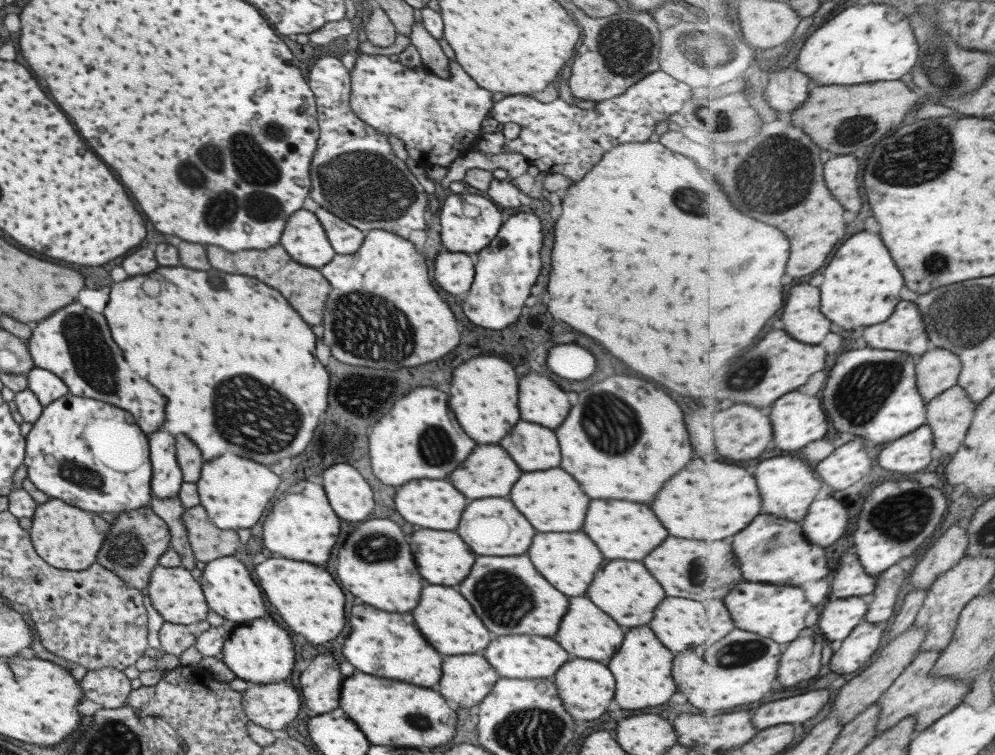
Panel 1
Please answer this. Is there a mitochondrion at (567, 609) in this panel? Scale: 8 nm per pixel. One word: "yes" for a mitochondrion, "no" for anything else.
no

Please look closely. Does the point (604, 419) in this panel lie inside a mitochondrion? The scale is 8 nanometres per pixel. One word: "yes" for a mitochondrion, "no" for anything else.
yes

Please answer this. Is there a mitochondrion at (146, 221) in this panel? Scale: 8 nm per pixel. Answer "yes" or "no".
no

